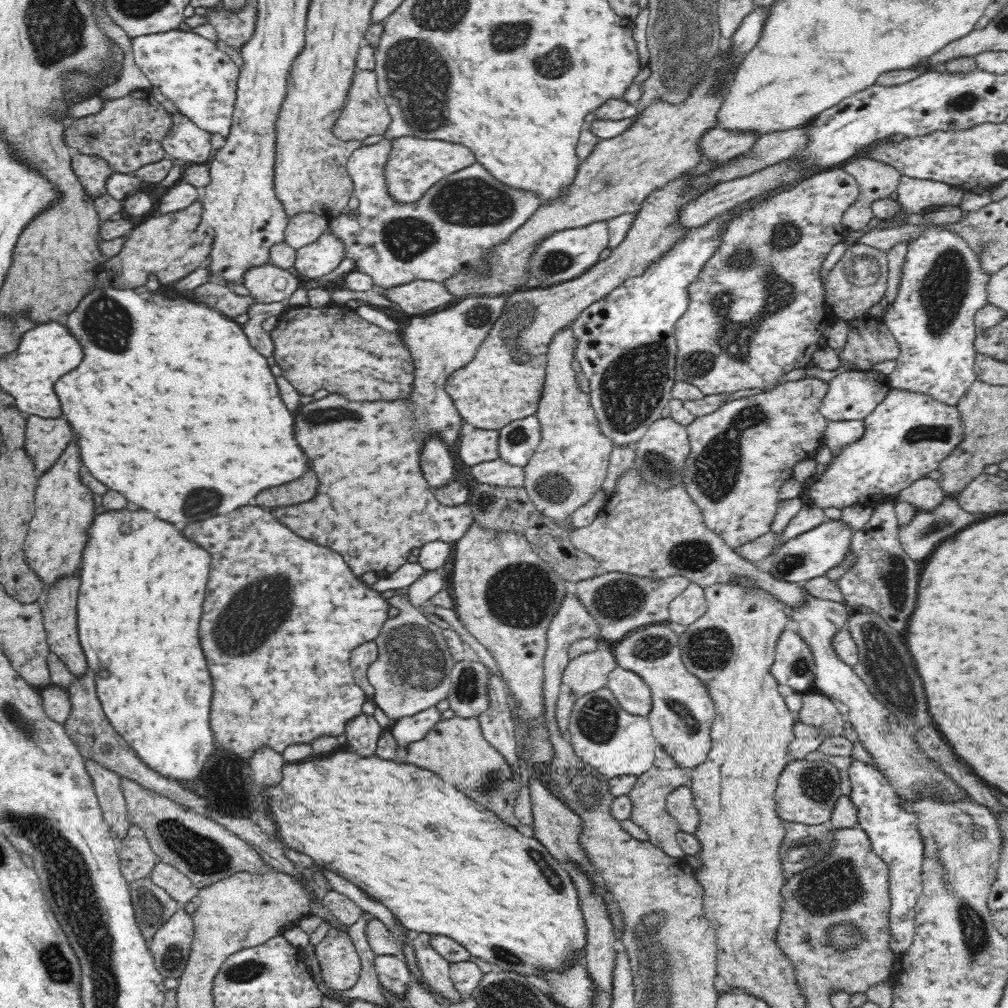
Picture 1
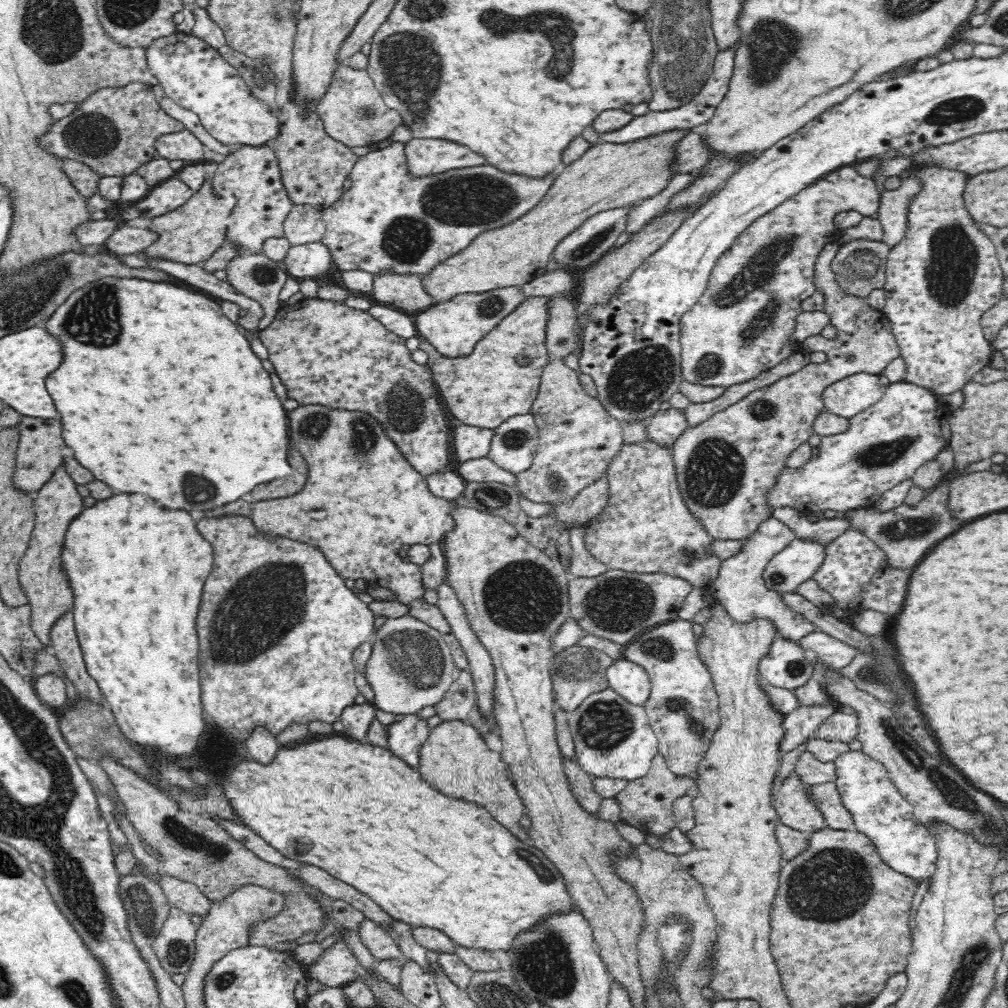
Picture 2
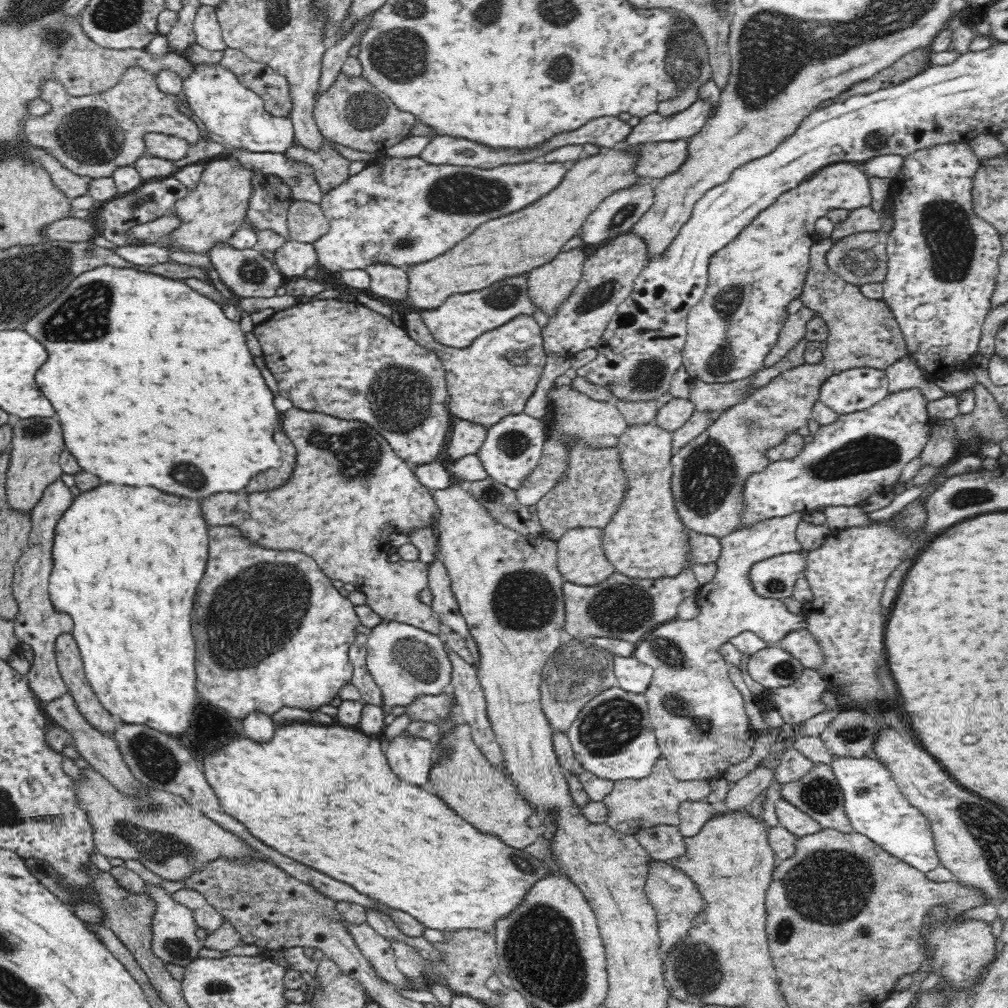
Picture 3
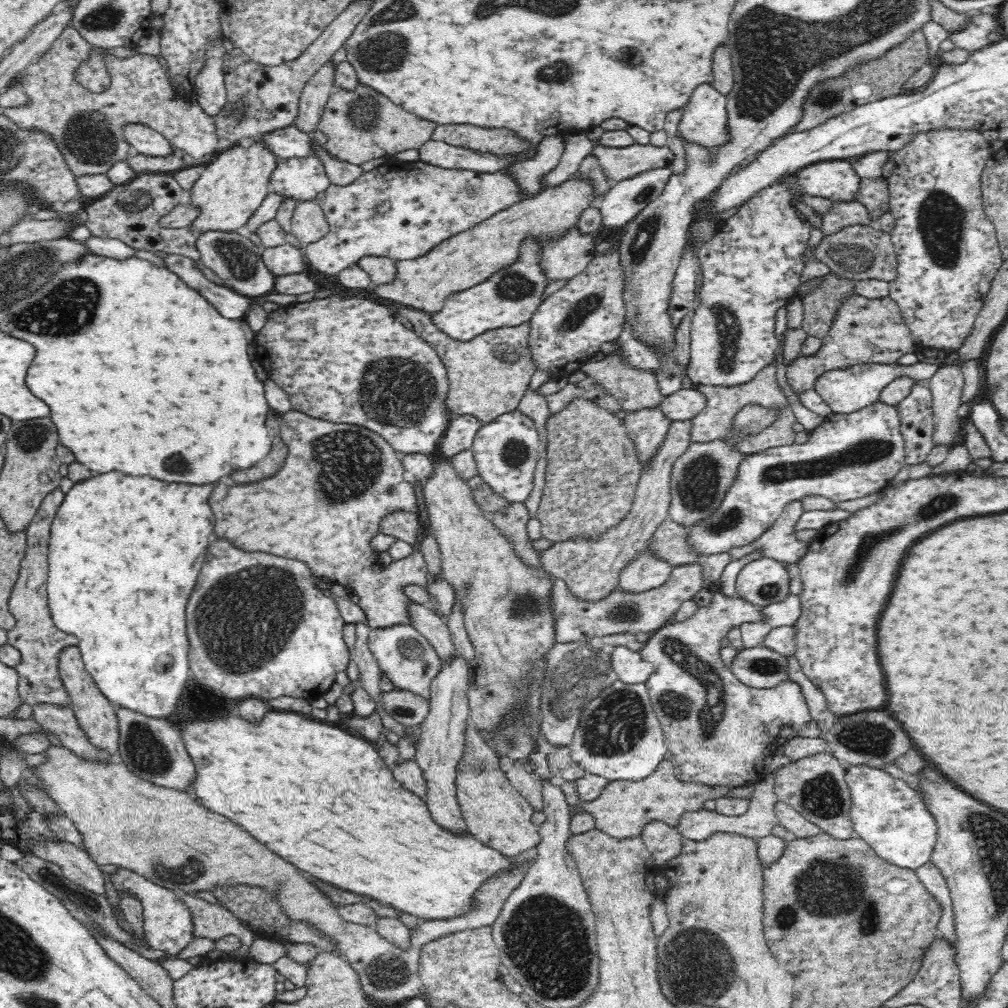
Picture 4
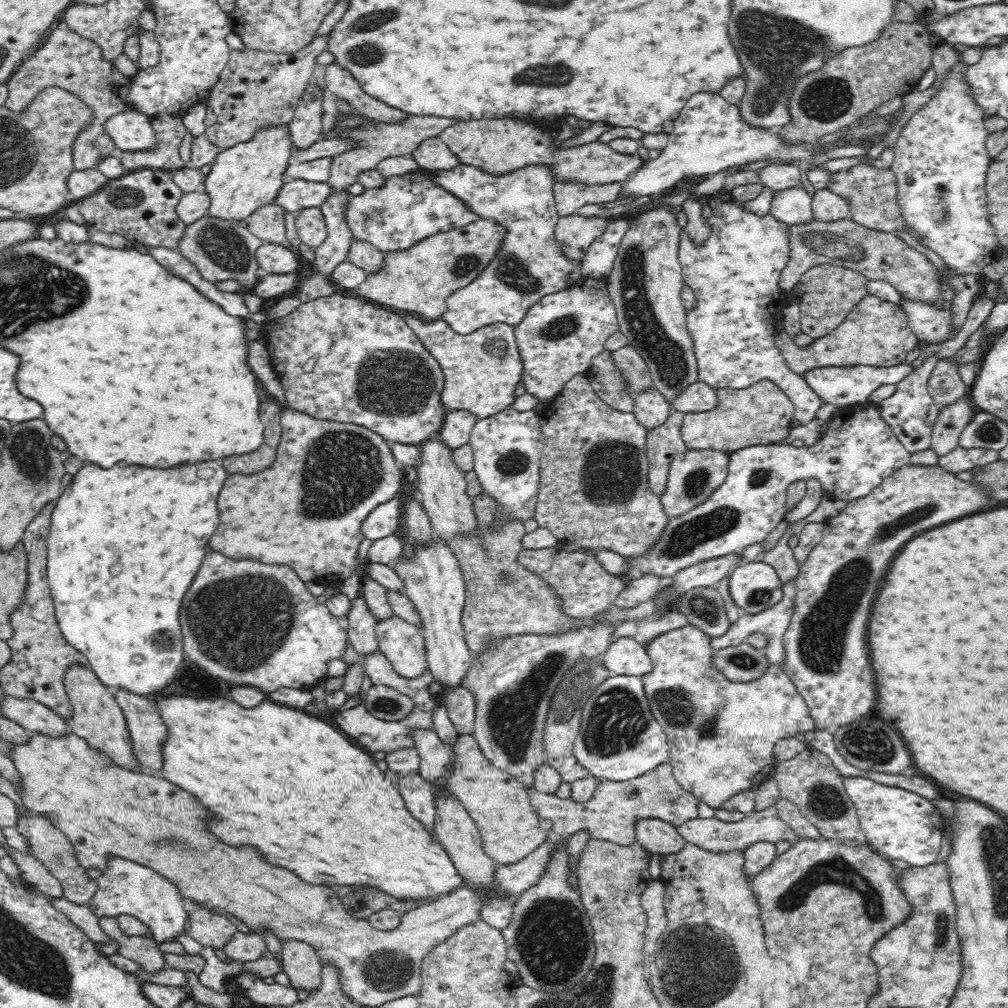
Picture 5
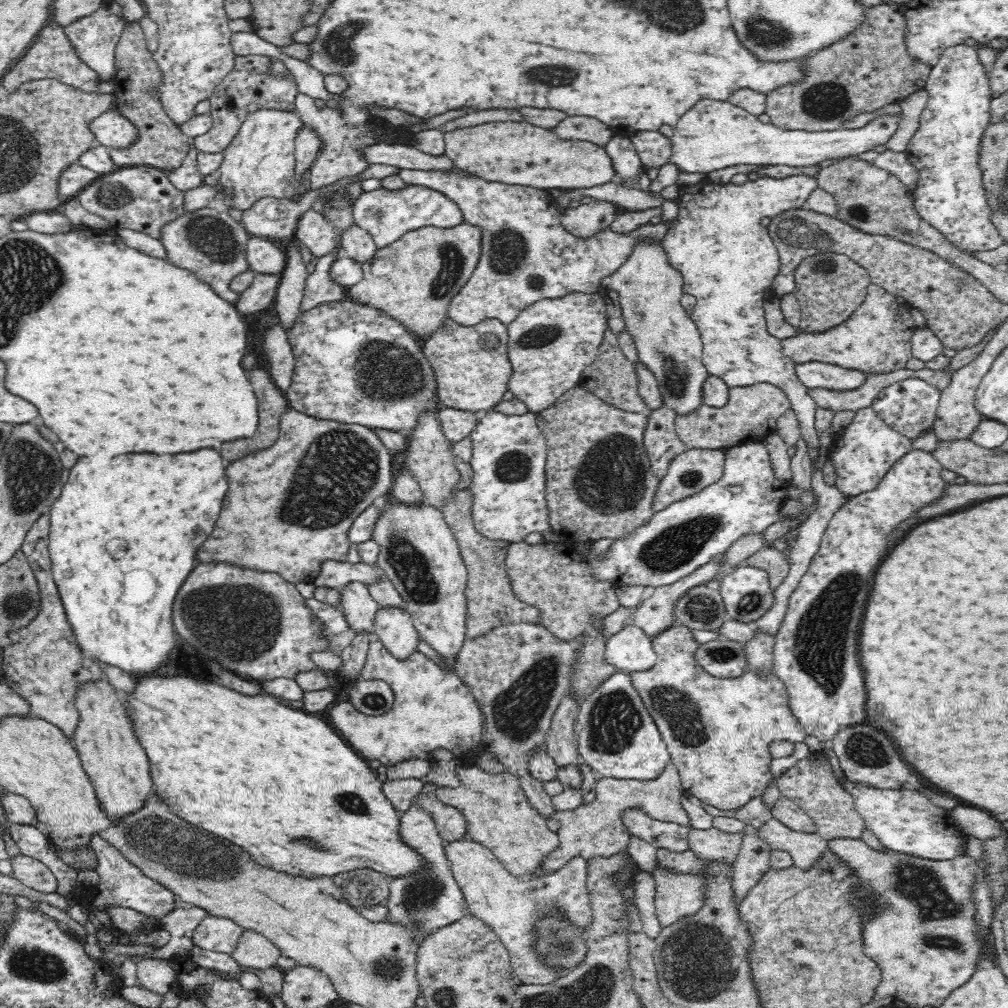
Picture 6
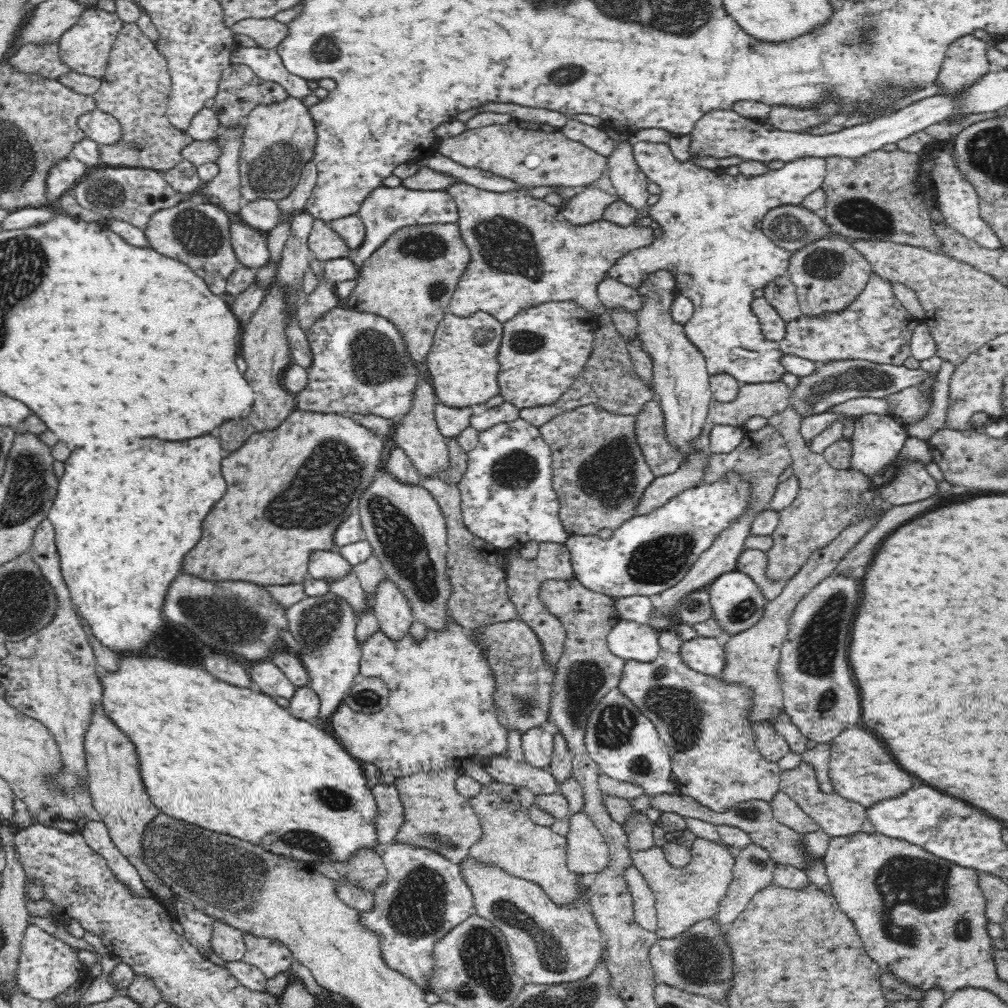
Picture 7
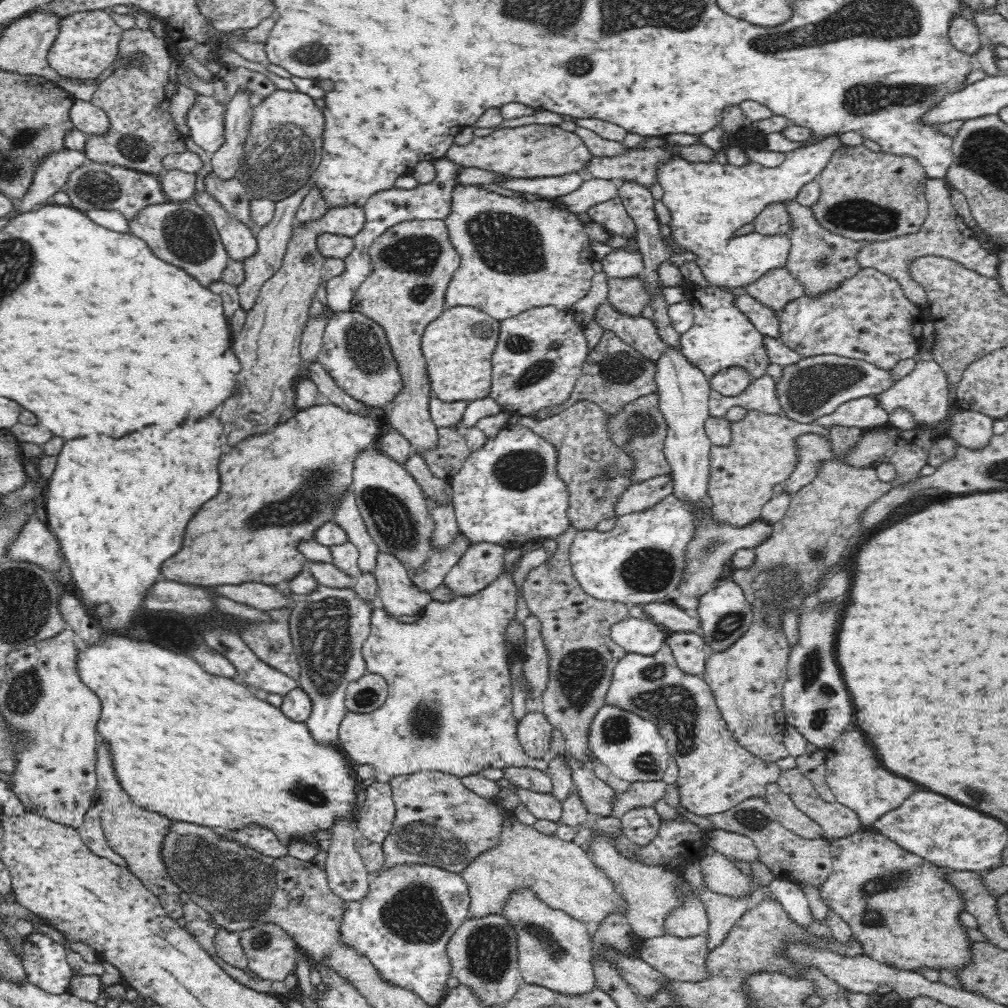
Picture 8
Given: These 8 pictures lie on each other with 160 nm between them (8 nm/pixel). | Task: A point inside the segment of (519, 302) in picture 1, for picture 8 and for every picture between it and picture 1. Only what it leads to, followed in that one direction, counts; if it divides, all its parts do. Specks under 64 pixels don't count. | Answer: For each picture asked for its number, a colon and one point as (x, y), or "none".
2: (500, 378)
3: (493, 377)
4: (488, 376)
5: (481, 369)
6: (470, 363)
7: (463, 367)
8: (458, 346)

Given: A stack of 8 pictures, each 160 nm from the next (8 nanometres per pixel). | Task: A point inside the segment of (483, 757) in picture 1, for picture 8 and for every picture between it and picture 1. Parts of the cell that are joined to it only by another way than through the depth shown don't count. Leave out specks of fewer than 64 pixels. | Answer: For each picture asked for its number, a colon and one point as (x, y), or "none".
2: (455, 760)
3: (471, 785)
4: (498, 816)
5: (507, 822)
6: (499, 816)
7: (511, 842)
8: (561, 874)

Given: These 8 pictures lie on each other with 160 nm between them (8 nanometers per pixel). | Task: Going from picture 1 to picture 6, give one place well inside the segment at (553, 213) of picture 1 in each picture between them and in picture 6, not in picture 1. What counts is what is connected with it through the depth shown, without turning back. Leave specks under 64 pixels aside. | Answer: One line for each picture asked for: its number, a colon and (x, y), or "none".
2: (608, 175)
3: (511, 244)
4: (468, 258)
5: (419, 279)
6: (414, 279)

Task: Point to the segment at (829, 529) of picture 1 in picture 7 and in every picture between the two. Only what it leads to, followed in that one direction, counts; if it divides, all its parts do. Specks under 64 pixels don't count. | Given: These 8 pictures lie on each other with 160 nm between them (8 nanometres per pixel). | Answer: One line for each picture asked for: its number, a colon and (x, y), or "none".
2: (797, 563)
3: (774, 578)
4: (762, 582)
5: (754, 586)
6: (747, 596)
7: (737, 603)

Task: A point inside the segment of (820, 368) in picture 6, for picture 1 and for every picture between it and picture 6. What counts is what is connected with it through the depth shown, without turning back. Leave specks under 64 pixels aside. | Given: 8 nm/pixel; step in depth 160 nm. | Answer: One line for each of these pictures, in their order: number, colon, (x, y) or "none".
1: (852, 395)
2: (855, 393)
3: (856, 389)
4: (845, 390)
5: (842, 386)

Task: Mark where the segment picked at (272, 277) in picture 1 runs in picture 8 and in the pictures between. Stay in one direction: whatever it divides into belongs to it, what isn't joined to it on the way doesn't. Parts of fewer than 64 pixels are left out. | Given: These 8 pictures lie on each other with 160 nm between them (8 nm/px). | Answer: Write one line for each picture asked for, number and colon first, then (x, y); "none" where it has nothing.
2: (254, 275)
3: (247, 273)
4: (235, 259)
5: (221, 250)
6: (210, 244)
7: (195, 232)
8: (182, 234)

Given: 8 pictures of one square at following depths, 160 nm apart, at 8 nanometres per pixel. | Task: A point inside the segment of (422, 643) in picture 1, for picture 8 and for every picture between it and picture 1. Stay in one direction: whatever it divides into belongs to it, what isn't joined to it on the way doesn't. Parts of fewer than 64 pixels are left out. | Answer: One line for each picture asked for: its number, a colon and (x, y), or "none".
2: (411, 666)
3: (405, 661)
4: (404, 655)
5: (401, 642)
6: (394, 627)
7: (394, 612)
8: (400, 597)

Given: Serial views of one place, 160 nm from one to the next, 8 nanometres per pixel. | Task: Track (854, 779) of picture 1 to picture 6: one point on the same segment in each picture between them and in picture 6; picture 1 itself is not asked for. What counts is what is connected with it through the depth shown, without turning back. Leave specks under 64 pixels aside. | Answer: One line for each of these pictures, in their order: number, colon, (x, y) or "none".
2: (879, 811)
3: (876, 807)
4: (889, 815)
5: (898, 823)
6: (907, 821)

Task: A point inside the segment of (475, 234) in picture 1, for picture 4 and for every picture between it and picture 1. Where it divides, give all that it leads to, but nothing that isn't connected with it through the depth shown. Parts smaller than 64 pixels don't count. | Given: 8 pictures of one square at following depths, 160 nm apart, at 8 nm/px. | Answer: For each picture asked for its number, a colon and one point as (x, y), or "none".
2: (388, 220)
3: (400, 211)
4: (401, 210)

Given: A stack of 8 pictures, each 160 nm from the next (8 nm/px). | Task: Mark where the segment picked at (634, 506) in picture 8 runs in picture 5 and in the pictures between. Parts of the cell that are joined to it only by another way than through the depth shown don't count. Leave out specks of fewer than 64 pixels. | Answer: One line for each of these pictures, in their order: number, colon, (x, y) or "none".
5: (693, 476)
6: (690, 472)
7: (662, 489)

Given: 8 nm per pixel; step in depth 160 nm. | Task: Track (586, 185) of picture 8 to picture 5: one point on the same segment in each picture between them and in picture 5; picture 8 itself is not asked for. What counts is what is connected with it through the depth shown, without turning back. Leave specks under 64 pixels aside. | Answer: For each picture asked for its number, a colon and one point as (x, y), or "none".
5: (575, 233)
6: (583, 221)
7: (587, 205)

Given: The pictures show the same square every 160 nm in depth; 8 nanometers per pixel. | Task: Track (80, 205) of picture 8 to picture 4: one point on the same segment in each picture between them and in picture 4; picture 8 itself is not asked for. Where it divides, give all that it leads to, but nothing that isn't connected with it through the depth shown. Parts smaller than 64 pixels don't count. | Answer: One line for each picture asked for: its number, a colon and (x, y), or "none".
4: (131, 212)
5: (141, 205)
6: (142, 198)
7: (132, 194)

